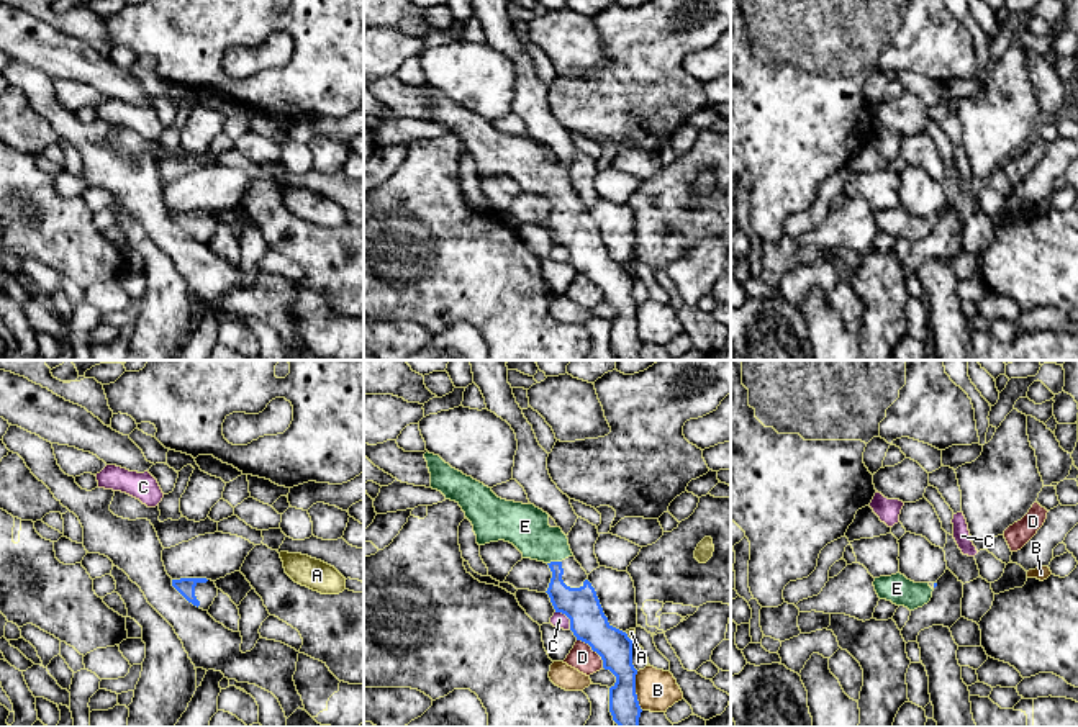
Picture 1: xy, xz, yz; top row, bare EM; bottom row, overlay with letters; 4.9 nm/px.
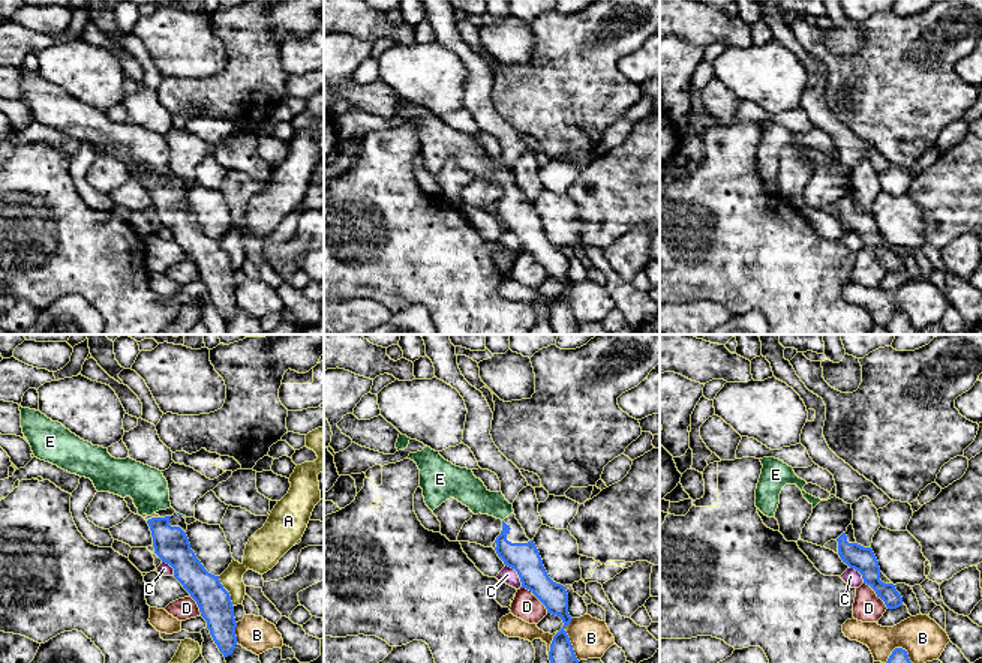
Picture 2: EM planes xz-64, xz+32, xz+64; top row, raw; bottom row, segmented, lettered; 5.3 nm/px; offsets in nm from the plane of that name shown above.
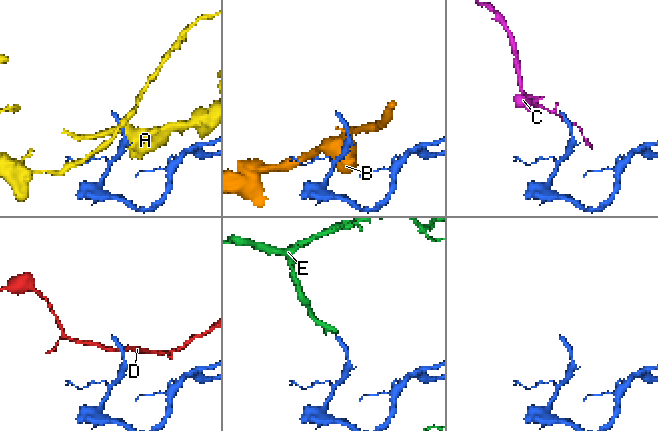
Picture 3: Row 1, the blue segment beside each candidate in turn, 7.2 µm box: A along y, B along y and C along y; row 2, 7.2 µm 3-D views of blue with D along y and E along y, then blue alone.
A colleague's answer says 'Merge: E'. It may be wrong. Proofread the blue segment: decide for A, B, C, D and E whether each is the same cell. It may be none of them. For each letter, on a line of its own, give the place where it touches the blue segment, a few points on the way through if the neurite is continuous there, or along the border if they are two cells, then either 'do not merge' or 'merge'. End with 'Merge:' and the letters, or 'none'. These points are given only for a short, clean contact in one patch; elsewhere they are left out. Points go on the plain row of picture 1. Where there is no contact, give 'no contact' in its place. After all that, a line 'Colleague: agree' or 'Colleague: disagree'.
A: contact xz (628, 270); border xz (625, 266), (633, 275); do not merge
B: contact xz (634, 325); border xz (636, 305), (636, 333), (643, 343); do not merge
C: contact xz (567, 249); border xz (556, 244), (561, 244), (569, 252), (570, 262); do not merge
D: contact xz (593, 284); border xz (577, 272), (584, 274), (600, 290), (603, 300); do not merge
E: contact xz (554, 195); way xz (580, 238), (557, 218), (554, 195), (552, 187), (525, 159); merge
Merge: E
Colleague: agree

